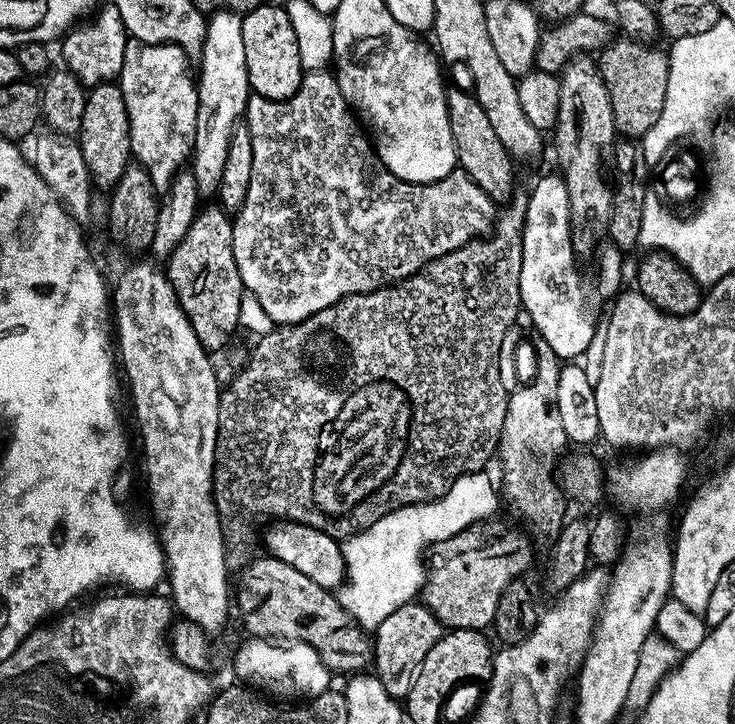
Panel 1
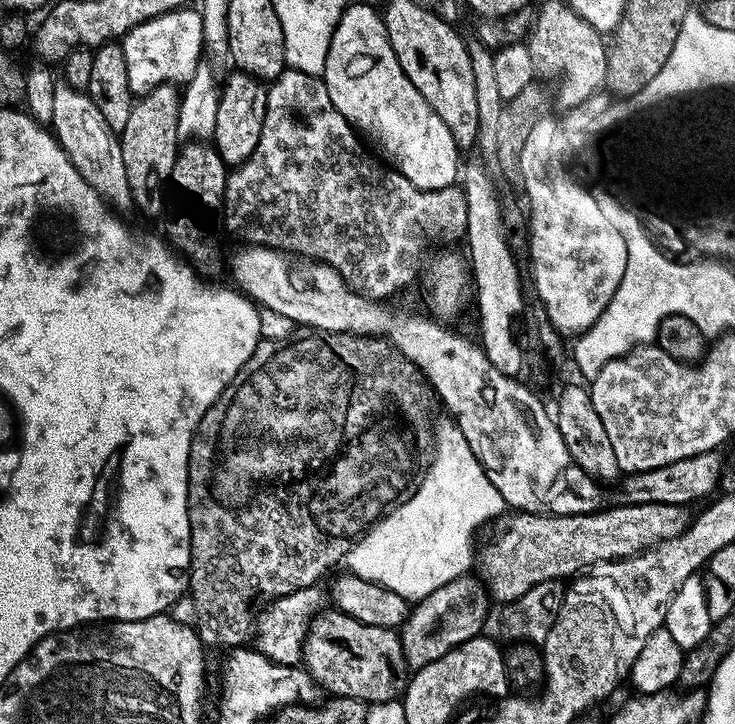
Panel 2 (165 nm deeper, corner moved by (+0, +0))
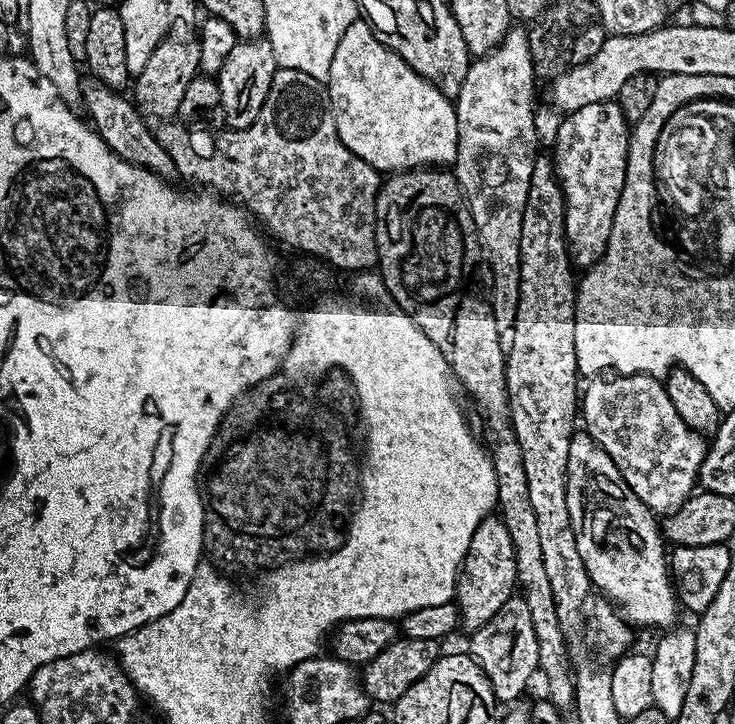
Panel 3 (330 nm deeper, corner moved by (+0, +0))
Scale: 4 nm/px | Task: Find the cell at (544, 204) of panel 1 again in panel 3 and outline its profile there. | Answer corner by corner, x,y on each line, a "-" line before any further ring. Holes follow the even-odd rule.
615,99
594,102
574,110
563,117
556,132
556,179
564,192
564,237
568,243
568,258
577,269
587,270
604,255
610,230
614,226
614,210
618,210
618,198
626,178
626,158
630,125
624,119
619,103

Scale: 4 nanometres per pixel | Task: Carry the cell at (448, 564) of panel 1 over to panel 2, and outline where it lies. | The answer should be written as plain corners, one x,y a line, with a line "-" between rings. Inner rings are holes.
623,502
617,503
617,508
605,507
603,510
595,512
587,512
586,514
574,514
573,516
542,516
539,512
522,512
519,510
513,511
512,516
505,515
504,529
496,536
496,544
488,544
484,549
479,549
478,552
478,568
480,564
480,572
478,571
479,579
483,580
484,587
487,588
489,597
493,601
504,600
503,602
511,602
518,598
522,598
524,594
532,586
537,586
540,582
547,580
563,581
564,576
567,578
575,577
577,574
583,573
585,570
592,567
593,564
602,564
606,560
625,560
627,556
637,556
640,552
645,552
648,548
654,548
657,544
662,544
667,541
678,538
683,532
687,532
690,527
689,509
682,504
626,504

